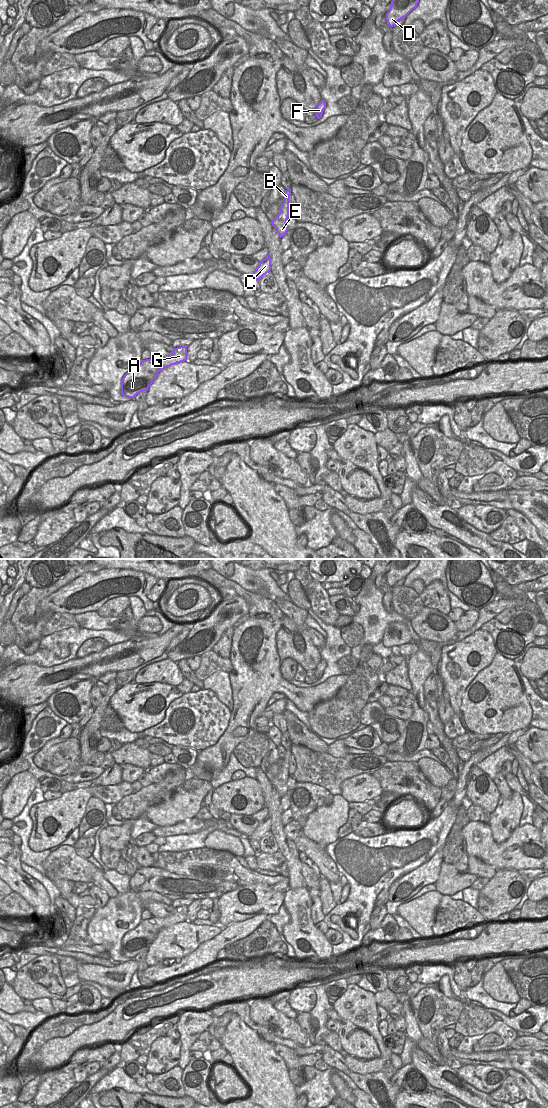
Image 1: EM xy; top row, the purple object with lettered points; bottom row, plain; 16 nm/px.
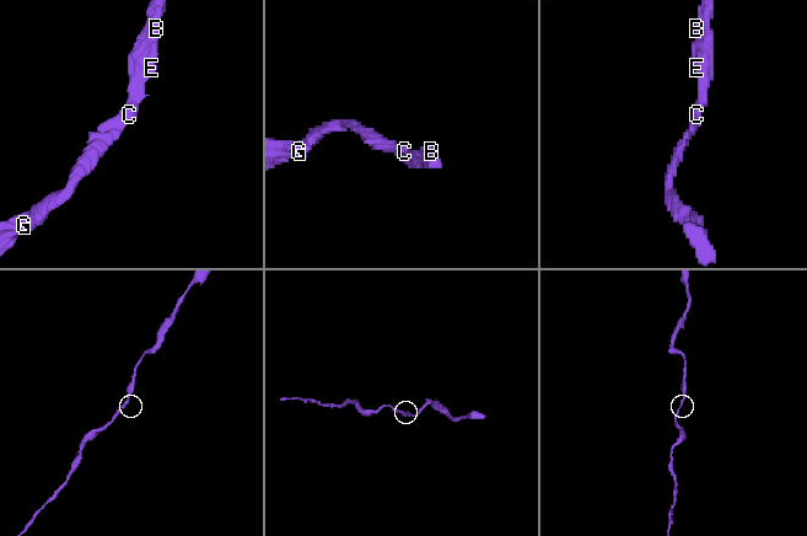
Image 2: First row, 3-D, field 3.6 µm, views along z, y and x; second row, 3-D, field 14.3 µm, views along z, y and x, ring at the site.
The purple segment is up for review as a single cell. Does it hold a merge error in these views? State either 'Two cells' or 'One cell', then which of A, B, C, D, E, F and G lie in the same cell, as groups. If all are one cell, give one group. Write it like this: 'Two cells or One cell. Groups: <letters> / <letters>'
One cell. Groups: A B C D E F G

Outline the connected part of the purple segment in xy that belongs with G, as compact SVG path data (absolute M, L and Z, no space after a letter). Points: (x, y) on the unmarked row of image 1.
M187 907L174 908L172 914L165 918L153 917L141 921L135 929L128 931L122 938L121 954L135 958L140 952L148 951L163 928L187 921Z

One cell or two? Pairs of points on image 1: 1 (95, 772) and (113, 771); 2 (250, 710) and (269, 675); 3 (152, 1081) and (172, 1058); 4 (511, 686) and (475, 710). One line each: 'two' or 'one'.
1: two
2: one
3: two
4: one

